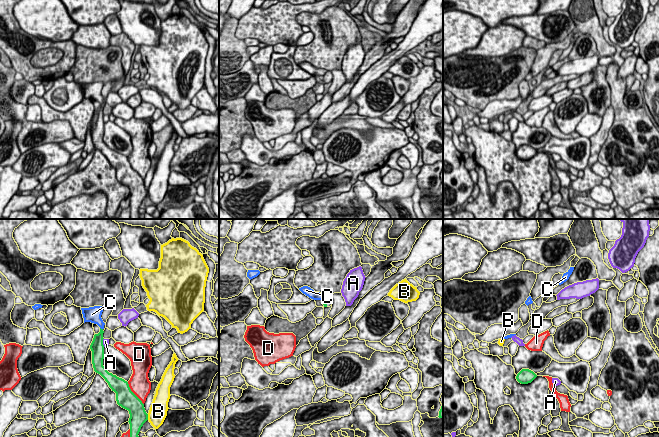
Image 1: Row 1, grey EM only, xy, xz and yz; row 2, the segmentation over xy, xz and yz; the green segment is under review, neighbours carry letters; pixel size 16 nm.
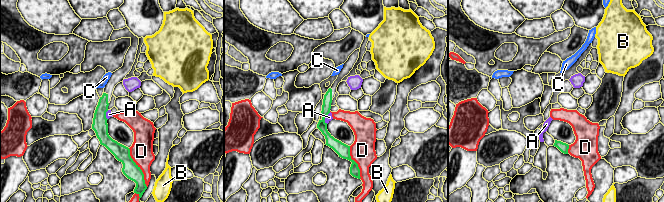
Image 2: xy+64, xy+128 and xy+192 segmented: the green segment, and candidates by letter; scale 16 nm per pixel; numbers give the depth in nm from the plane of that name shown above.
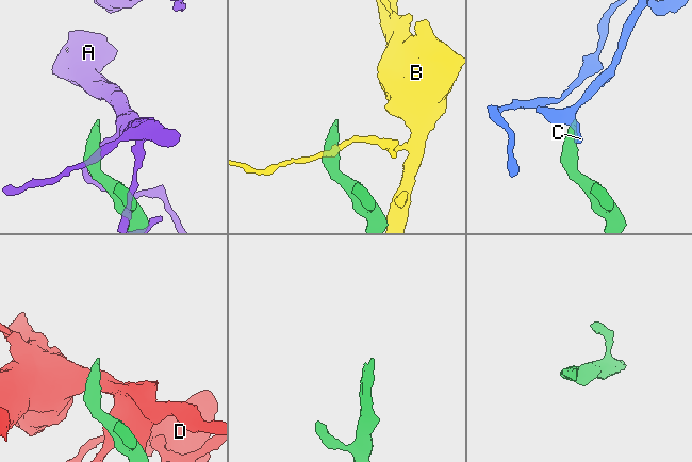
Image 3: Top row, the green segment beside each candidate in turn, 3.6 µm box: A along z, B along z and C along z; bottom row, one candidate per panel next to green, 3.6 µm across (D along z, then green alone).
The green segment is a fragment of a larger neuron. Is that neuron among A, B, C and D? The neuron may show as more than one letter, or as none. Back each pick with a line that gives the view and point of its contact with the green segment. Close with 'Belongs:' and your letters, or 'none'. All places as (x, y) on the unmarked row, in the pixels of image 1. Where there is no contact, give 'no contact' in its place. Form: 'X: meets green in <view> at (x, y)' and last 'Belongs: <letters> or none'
Belongs: none

